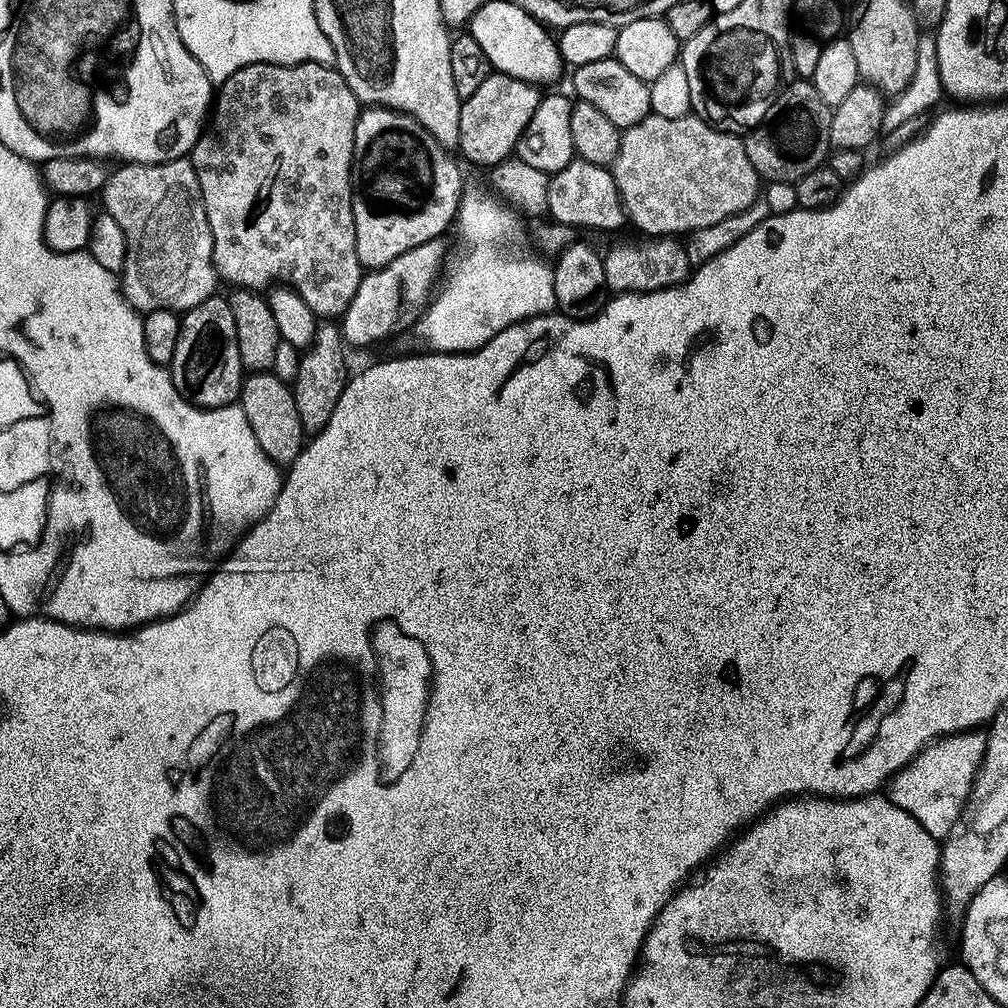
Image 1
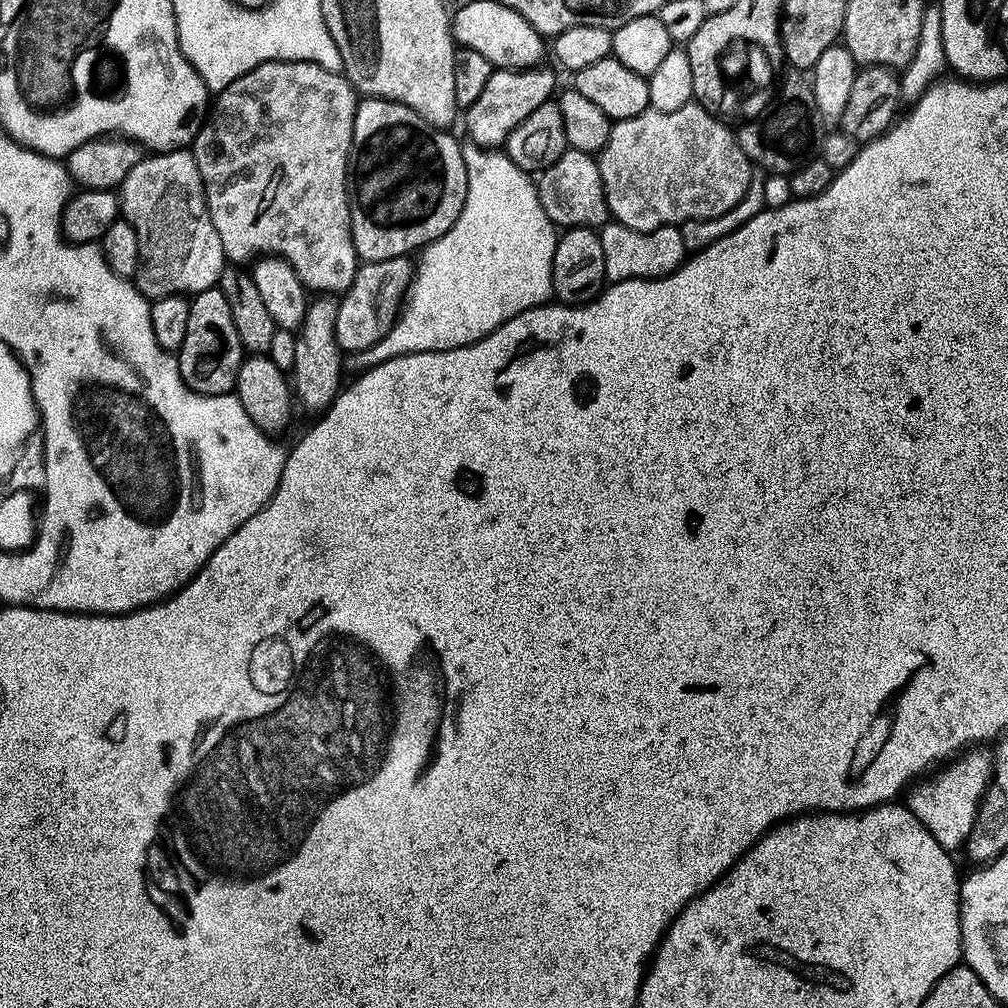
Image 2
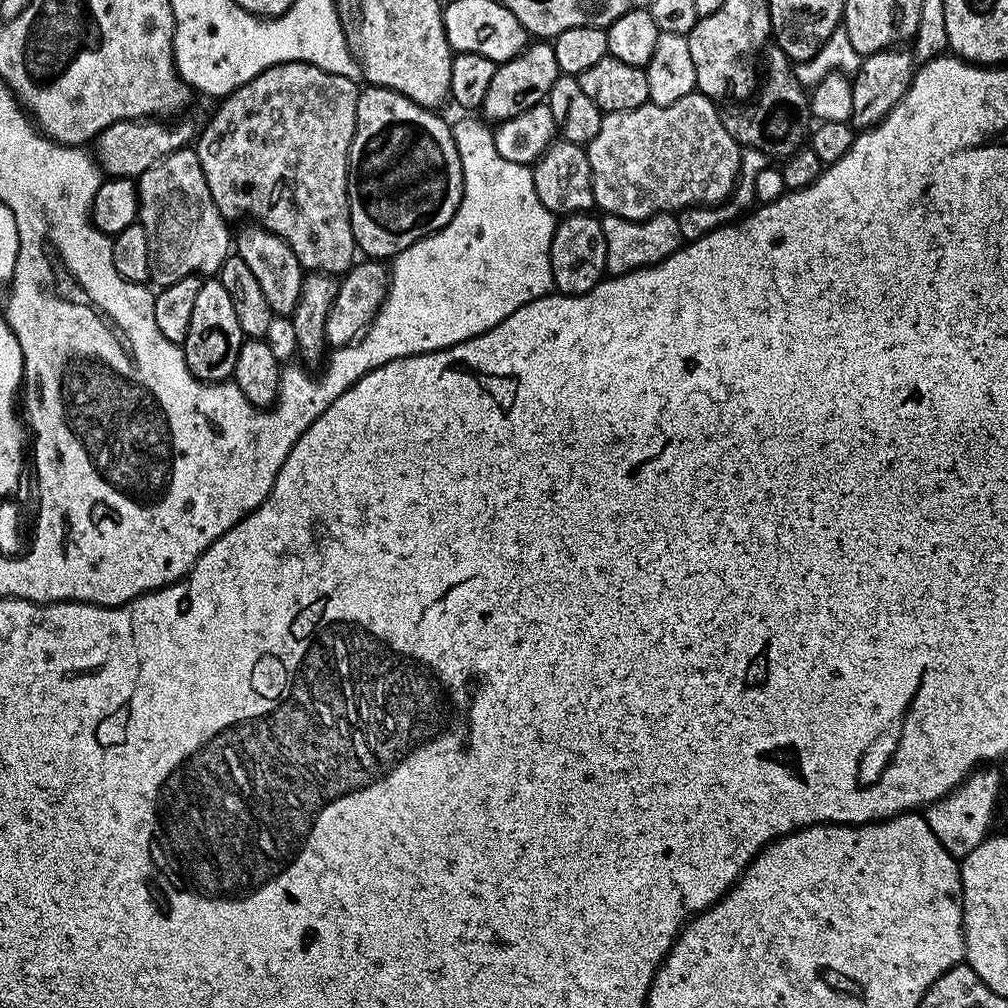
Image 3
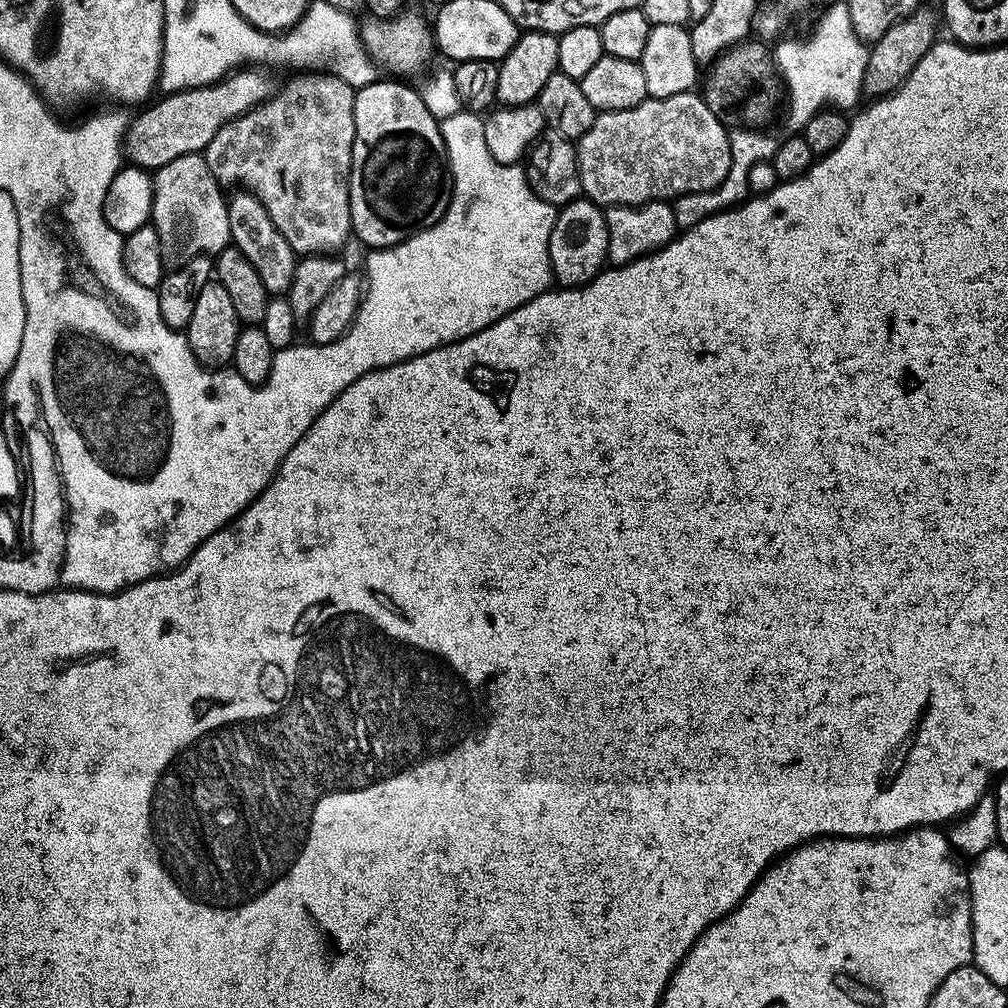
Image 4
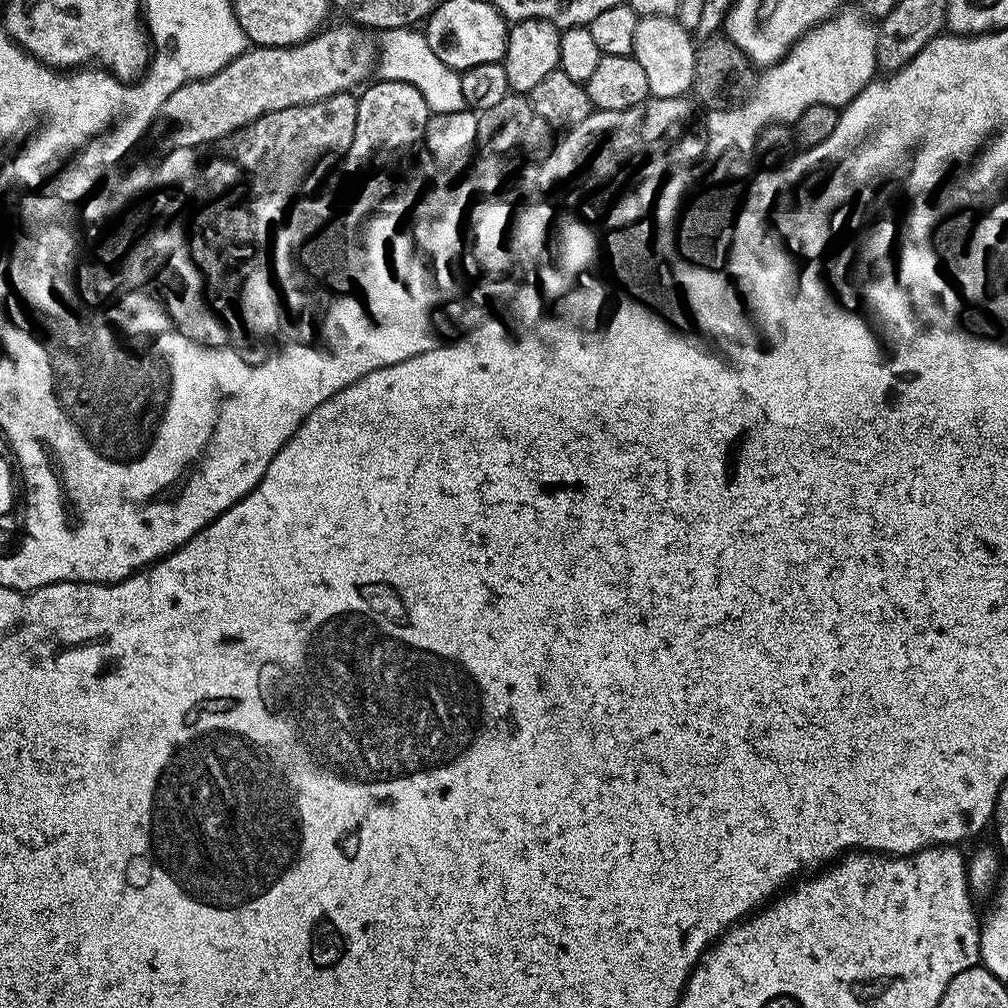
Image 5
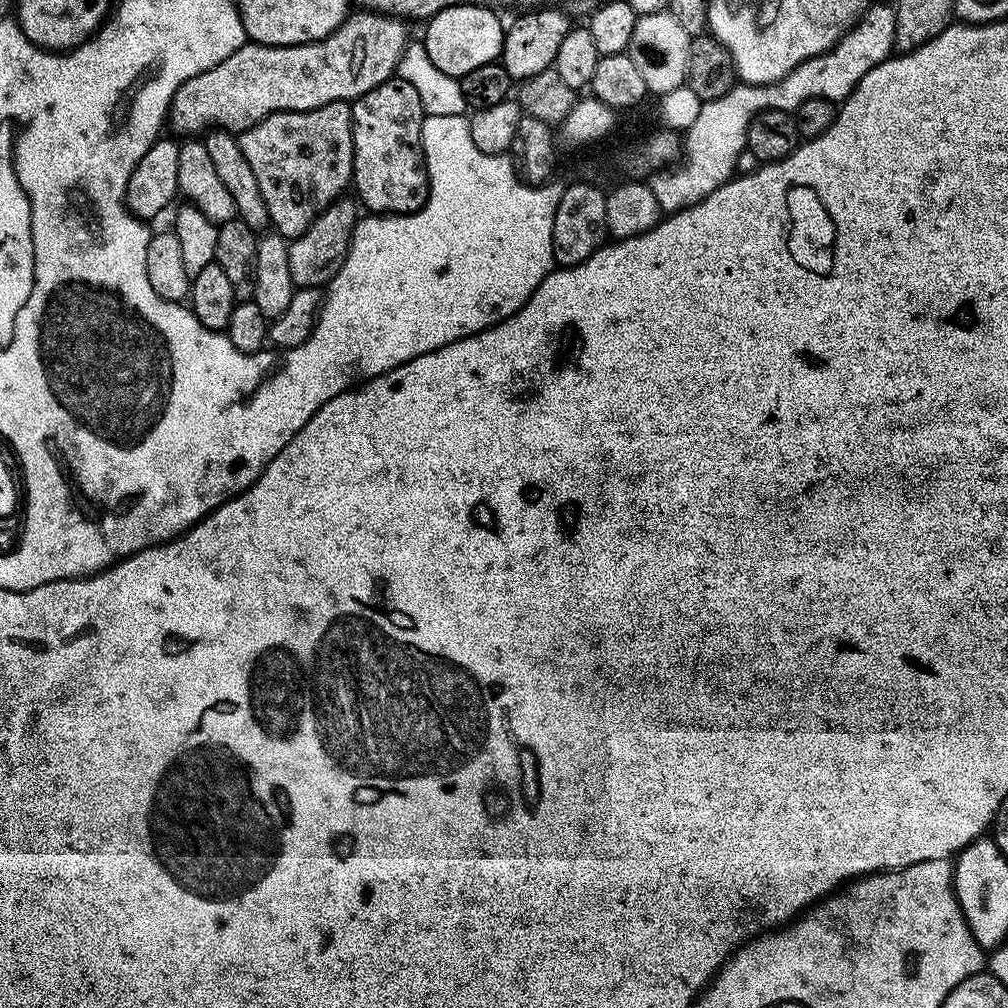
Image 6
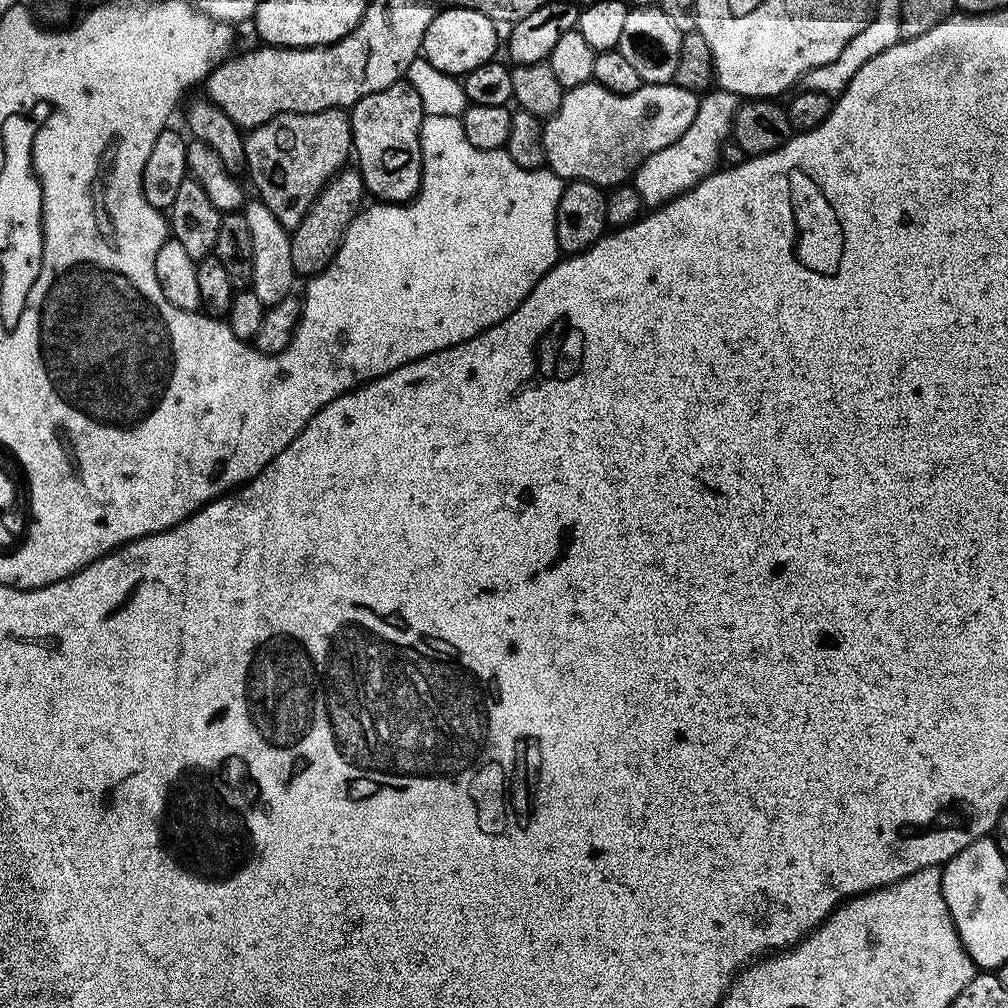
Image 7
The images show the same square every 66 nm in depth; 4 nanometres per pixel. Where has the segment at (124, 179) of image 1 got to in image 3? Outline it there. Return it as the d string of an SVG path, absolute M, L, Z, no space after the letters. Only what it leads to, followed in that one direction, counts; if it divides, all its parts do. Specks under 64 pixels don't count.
M195 147L180 148L162 158L162 162L154 162L138 177L135 186L136 201L140 204L138 222L146 230L150 246L151 283L165 288L187 276L219 273L229 263L234 236L229 221L214 206Z

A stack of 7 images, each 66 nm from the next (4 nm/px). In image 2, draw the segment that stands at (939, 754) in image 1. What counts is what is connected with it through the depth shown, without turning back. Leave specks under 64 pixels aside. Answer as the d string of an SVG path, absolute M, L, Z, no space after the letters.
M984 748L967 749L945 765L940 774L930 780L919 781L907 793L906 806L950 853L955 853L959 846L961 849L967 843L979 802L991 785L995 761L993 755L986 751Z

